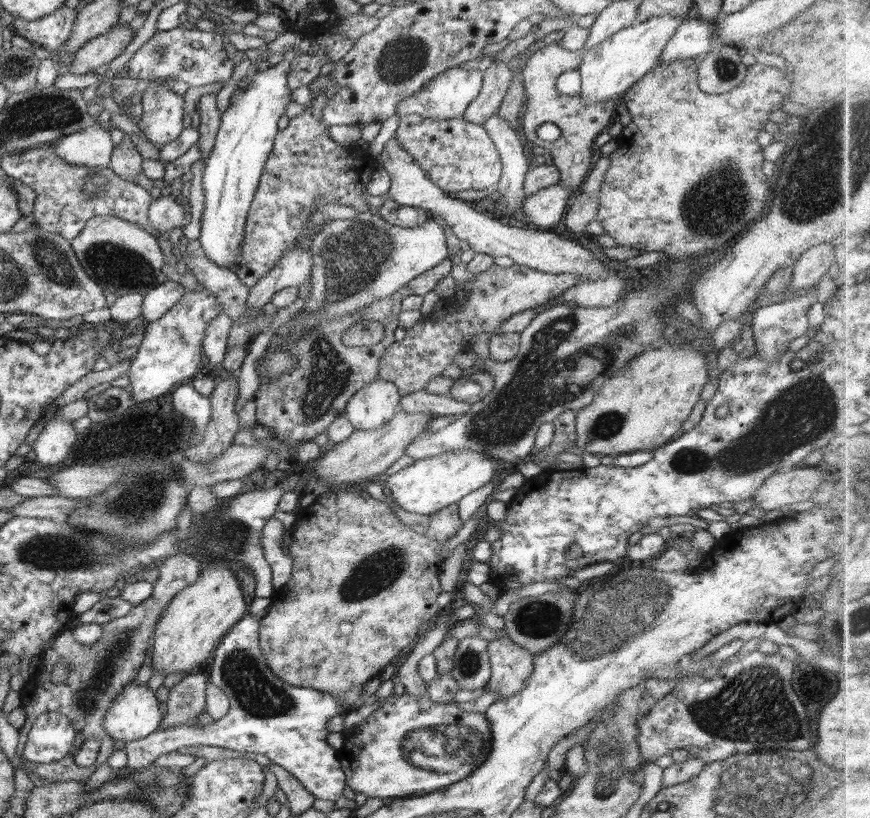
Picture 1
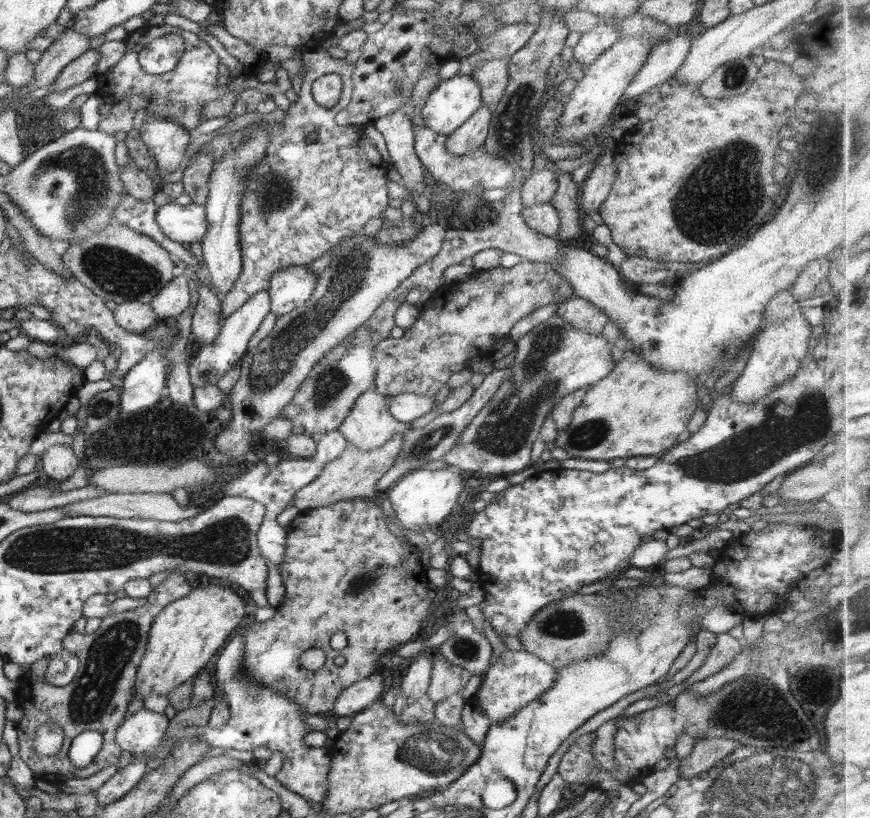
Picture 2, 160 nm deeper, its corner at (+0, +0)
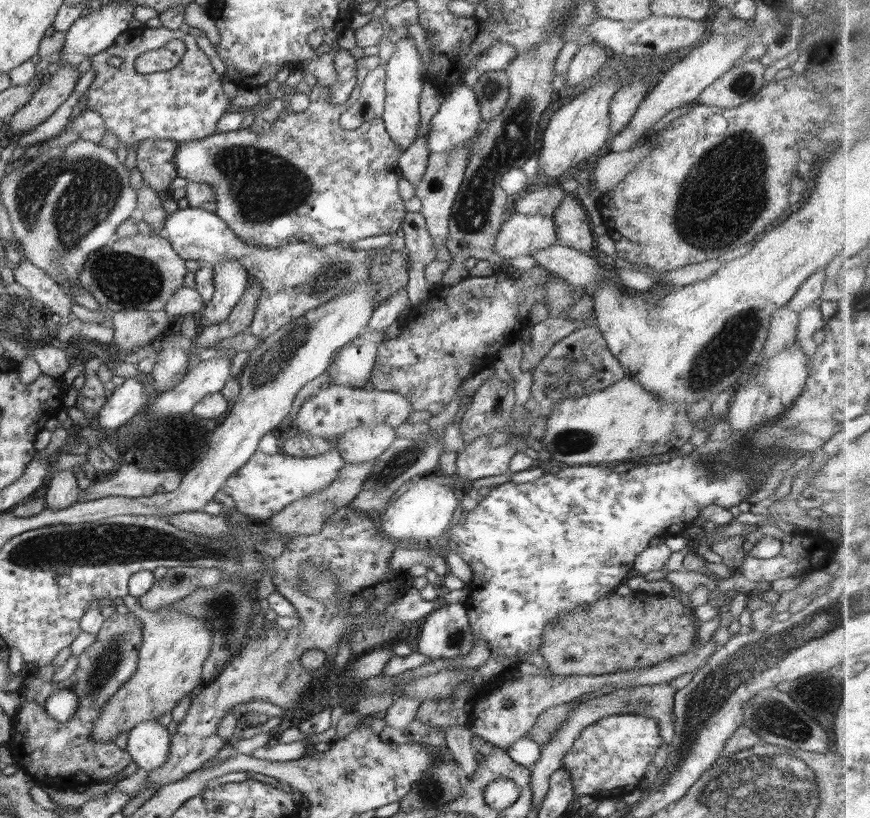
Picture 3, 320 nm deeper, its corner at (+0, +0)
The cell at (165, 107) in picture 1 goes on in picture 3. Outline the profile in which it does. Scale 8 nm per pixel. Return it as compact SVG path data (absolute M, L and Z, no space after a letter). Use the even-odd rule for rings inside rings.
M162 138L156 142L144 141L138 147L137 169L143 182L152 190L168 190L172 180L177 177L177 168L174 165L174 154L177 150L178 143L170 138Z

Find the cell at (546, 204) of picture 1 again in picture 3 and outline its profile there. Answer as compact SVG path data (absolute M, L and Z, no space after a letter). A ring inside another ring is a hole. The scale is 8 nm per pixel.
M510 211L497 232L494 252L510 259L528 256L556 242L556 225L552 217Z

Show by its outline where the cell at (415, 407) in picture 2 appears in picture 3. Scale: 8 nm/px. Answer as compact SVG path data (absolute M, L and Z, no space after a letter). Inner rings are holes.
M325 383L301 405L292 426L296 426L298 432L303 432L300 435L304 437L335 442L345 432L359 426L374 426L381 422L392 428L400 426L408 420L412 411L414 410L410 402L395 392Z

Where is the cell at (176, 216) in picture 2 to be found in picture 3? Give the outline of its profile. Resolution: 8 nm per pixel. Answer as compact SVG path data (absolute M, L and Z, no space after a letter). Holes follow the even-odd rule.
M187 207L186 209L178 208L174 213L167 213L162 236L170 241L173 249L186 260L202 260L205 264L216 266L221 262L225 262L227 258L237 260L249 274L249 283L257 282L262 286L260 290L260 298L255 304L255 313L248 331L254 334L260 340L268 338L272 333L277 332L295 318L302 317L309 310L318 308L328 301L348 293L355 282L361 282L369 277L369 270L372 266L371 250L361 251L346 248L344 243L335 242L327 245L315 245L314 243L305 243L298 241L292 244L285 244L278 248L266 248L260 245L248 244L242 240L222 220L215 212L202 210L201 208Z

